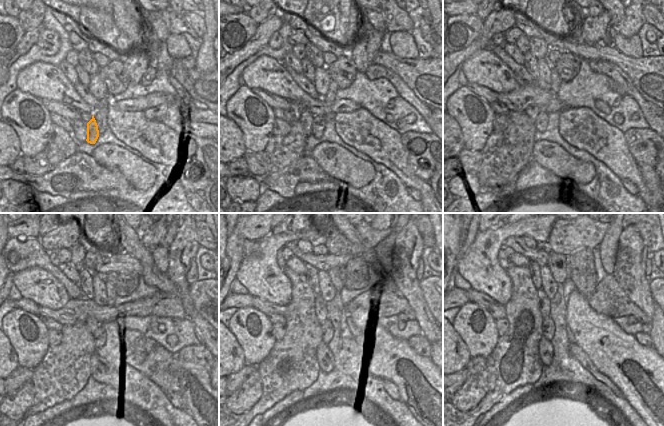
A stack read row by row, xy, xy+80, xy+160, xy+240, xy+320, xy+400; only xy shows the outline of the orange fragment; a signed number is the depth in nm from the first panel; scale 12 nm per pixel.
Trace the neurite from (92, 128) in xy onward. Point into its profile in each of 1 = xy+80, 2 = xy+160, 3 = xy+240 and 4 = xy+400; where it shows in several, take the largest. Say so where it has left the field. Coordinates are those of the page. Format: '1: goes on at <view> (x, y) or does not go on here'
1: goes on at xy+80 (319, 122)
2: goes on at xy+160 (541, 122)
3: goes on at xy+240 (99, 335)
4: goes on at xy+400 (548, 324)

